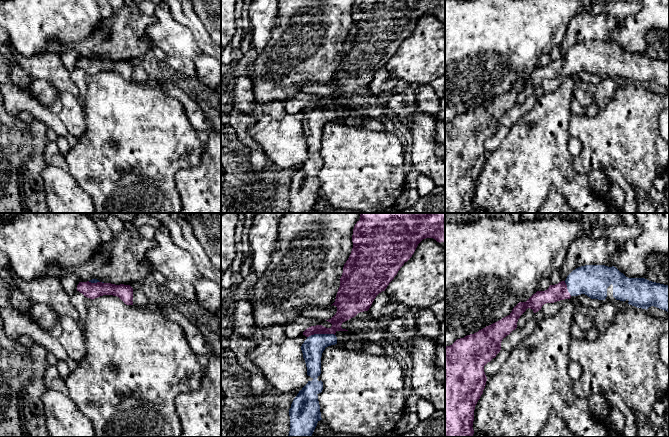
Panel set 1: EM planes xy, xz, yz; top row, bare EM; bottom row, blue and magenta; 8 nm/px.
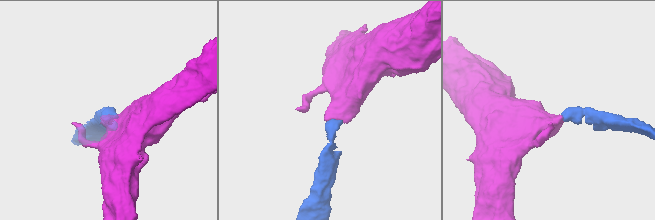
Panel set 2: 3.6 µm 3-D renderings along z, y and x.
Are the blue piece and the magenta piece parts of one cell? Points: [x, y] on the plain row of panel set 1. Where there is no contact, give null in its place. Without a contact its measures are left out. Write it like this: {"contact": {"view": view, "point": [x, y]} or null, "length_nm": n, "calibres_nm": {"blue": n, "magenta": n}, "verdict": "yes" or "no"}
{"contact": {"view": "xz", "point": [320, 110]}, "length_nm": 220, "calibres_nm": {"blue": 170, "magenta": 120}, "verdict": "yes"}

